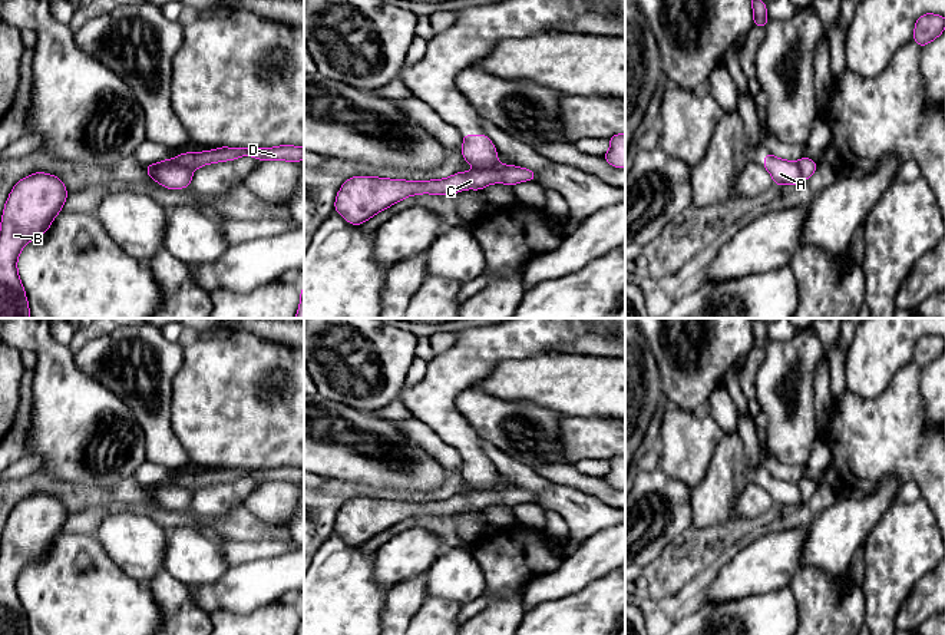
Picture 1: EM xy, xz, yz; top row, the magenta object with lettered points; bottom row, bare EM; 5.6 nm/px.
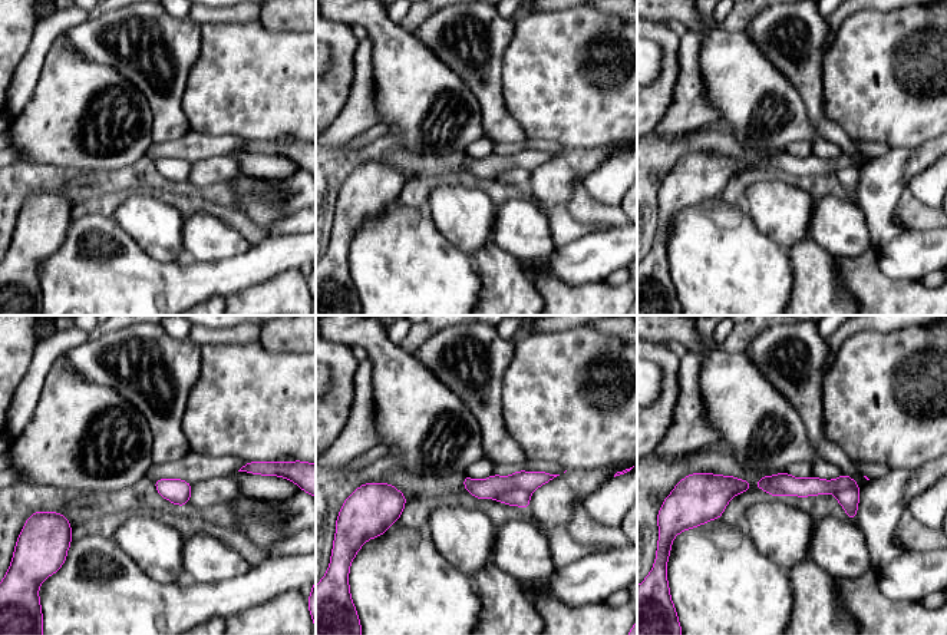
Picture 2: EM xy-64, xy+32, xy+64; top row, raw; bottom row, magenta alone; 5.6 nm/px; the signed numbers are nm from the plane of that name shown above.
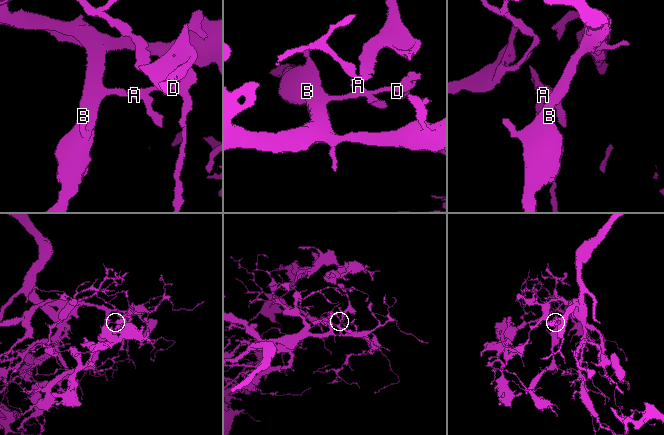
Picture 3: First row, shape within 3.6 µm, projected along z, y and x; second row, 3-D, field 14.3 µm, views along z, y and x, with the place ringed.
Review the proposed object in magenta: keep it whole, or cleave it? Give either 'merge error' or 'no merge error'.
merge error

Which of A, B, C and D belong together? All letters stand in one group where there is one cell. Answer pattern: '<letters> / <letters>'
A / B C D

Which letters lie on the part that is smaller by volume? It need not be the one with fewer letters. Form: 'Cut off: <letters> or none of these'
Cut off: A

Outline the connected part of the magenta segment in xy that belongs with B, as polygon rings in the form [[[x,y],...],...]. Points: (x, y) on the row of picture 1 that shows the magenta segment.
[[[44,172],[13,186],[0,224],[0,318],[30,318],[17,258],[27,242],[49,229],[67,196],[63,181]]]

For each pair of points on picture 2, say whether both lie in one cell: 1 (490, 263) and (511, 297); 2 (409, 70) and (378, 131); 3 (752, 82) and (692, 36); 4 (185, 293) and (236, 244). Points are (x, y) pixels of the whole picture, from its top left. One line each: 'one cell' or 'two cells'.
1: one cell
2: two cells
3: two cells
4: two cells

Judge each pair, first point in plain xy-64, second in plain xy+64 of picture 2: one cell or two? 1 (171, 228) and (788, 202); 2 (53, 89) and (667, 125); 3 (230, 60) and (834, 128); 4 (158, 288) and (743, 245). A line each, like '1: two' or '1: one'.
1: one
2: two
3: two
4: one

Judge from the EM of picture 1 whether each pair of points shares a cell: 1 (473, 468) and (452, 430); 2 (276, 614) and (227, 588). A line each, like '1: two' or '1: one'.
1: one
2: two

